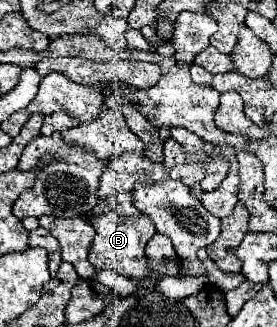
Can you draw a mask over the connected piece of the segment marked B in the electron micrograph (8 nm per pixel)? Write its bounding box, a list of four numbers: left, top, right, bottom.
[89,212,157,280]

